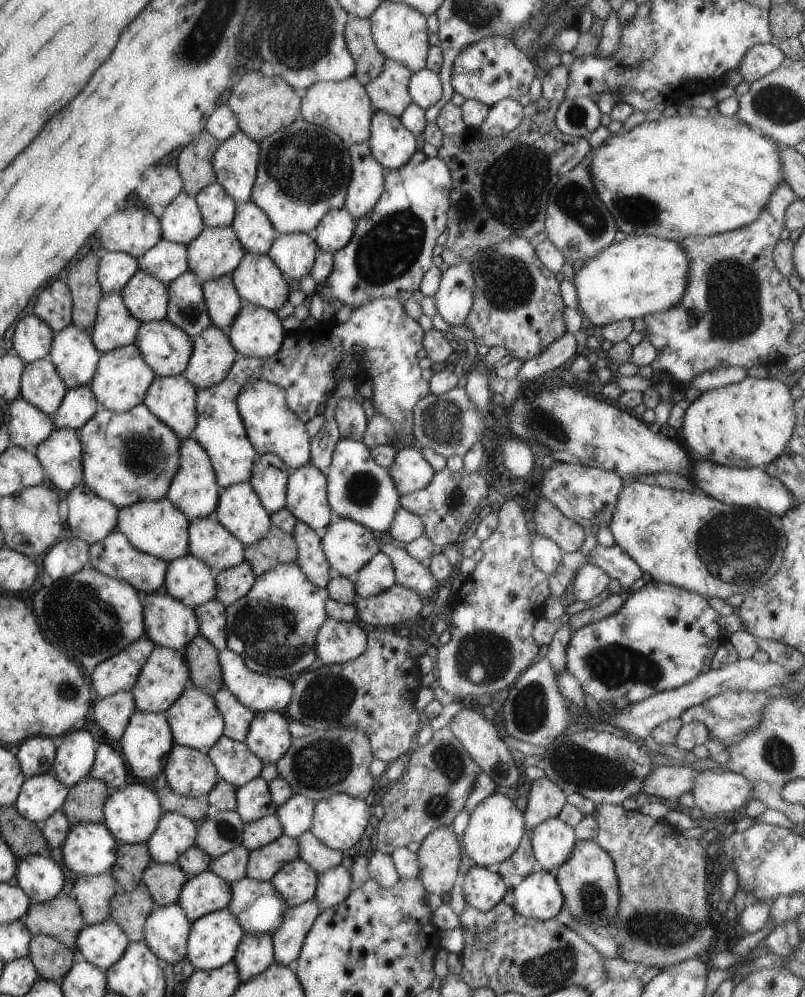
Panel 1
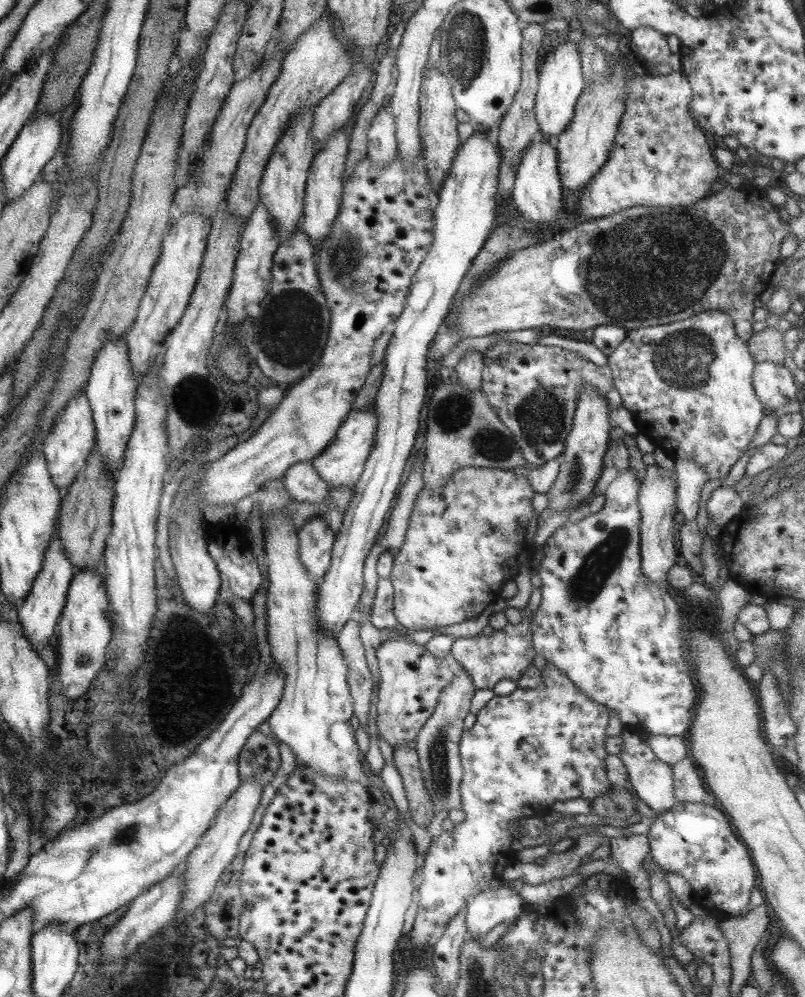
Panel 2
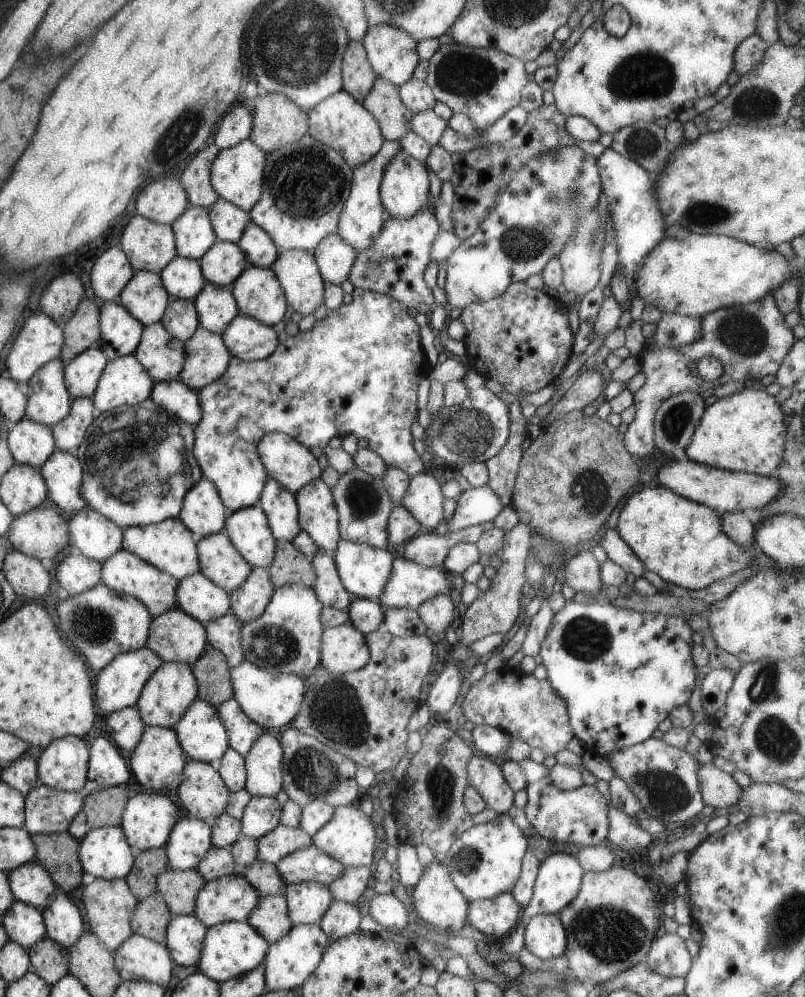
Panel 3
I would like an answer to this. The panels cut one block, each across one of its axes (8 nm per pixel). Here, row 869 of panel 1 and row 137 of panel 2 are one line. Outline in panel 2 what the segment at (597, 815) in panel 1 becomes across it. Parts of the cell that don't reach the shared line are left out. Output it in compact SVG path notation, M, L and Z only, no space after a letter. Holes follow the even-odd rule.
M671 71L667 76L631 78L624 85L624 112L617 125L614 146L605 164L597 170L587 186L578 193L577 223L589 222L637 206L689 206L714 191L718 164L714 162L704 132L696 126L690 114L691 90L683 71Z

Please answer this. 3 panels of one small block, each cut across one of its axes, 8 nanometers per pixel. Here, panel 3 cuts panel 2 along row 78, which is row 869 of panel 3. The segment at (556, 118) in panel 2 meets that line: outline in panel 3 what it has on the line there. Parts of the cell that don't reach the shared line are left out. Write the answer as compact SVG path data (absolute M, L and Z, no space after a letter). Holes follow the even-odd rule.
M552 851L545 860L540 862L533 884L531 899L519 914L522 923L525 925L530 918L537 916L537 914L558 914L561 908L564 908L577 896L583 874L583 868L577 863L573 851Z

